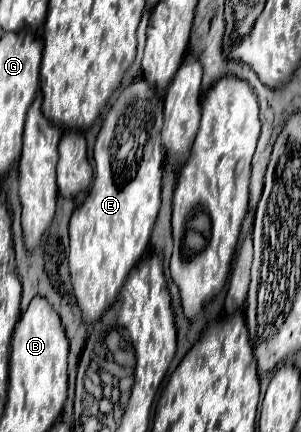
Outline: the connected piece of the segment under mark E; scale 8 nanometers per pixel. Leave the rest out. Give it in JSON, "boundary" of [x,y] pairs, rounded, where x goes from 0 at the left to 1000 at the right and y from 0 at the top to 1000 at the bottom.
{"boundary":[[[478,185],[439,190],[379,245],[365,250],[332,310],[312,333],[312,421],[292,458],[266,481],[246,486],[233,509],[233,648],[246,667],[246,690],[279,745],[312,750],[339,736],[346,718],[385,694],[419,639],[458,611],[478,588],[505,523],[518,514],[532,486],[532,431],[538,431],[538,380],[545,380],[545,343],[532,333],[538,301],[538,231],[525,213]]]}

